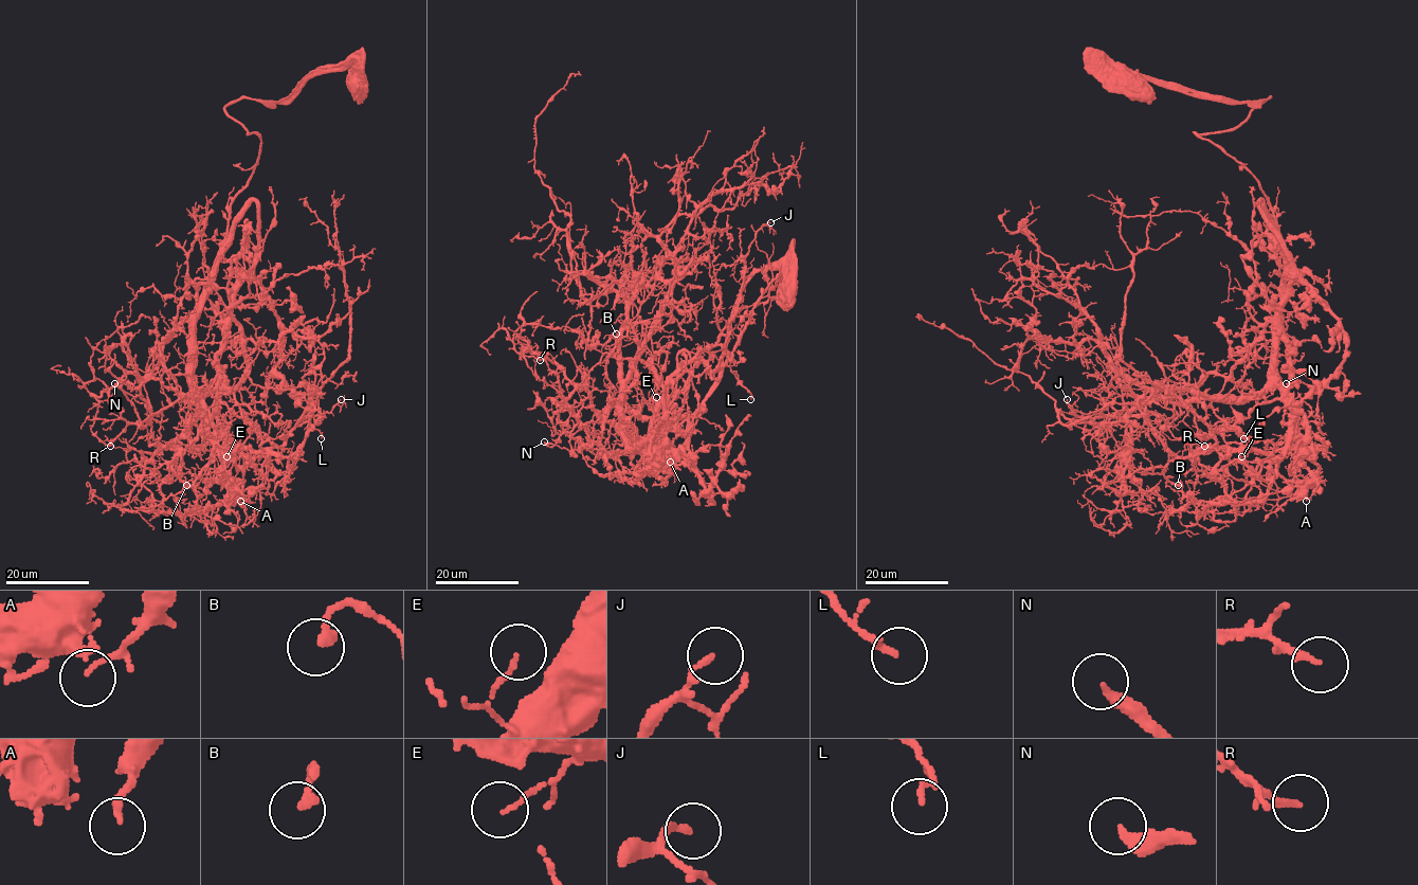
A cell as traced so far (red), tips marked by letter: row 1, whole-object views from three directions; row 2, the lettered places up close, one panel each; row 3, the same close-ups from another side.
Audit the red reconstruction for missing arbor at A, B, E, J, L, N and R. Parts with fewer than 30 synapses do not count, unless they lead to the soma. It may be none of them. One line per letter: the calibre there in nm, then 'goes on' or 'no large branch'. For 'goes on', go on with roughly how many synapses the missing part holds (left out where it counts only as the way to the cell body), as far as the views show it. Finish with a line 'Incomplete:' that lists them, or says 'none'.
A: 80 nm | no large branch
B: 240 nm | no large branch
E: 110 nm | no large branch
J: 150 nm | no large branch
L: 160 nm | no large branch
N: 320 nm | no large branch
R: 130 nm | no large branch
Incomplete: none

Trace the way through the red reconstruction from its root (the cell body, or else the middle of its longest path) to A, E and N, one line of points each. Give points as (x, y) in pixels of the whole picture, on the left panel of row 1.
A: (359, 87), (350, 65), (285, 102), (225, 107), (260, 152), (200, 303), (192, 376), (240, 501)
E: (359, 87), (350, 65), (285, 102), (225, 107), (260, 139), (193, 331), (196, 404), (226, 456)
N: (359, 87), (350, 65), (225, 107), (260, 152), (193, 331), (193, 420), (151, 445), (149, 407), (114, 383)

